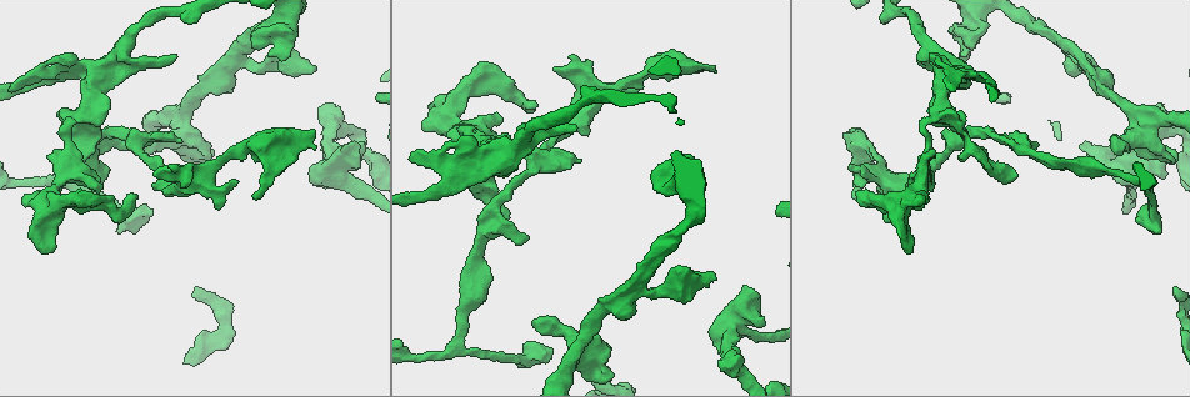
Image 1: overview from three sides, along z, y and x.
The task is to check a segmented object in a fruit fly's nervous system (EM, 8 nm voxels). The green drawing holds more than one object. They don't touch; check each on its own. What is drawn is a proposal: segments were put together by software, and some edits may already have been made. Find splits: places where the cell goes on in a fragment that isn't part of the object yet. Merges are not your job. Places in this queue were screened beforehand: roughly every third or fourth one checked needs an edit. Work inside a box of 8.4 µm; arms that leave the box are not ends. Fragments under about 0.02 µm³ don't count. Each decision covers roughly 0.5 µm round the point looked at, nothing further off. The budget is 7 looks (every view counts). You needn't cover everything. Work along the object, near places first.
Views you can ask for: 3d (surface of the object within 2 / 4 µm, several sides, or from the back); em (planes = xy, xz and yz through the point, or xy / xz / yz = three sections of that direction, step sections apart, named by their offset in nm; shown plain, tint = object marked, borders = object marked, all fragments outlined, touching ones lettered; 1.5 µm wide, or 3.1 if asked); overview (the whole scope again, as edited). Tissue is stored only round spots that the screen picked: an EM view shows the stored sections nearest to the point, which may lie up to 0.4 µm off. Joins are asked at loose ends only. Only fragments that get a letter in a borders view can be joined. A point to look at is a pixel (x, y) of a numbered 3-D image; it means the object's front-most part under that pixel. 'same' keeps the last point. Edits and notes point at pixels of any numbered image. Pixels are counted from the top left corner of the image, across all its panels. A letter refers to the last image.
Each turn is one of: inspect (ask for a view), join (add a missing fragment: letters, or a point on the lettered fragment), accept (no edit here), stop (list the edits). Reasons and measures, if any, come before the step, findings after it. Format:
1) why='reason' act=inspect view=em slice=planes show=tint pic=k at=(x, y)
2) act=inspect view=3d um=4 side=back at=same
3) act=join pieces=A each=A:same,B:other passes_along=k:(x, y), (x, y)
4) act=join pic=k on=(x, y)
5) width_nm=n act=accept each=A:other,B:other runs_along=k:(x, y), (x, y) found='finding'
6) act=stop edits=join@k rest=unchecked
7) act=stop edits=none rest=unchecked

act=inspect view=3d um=2 pic=1 at=(124, 229)

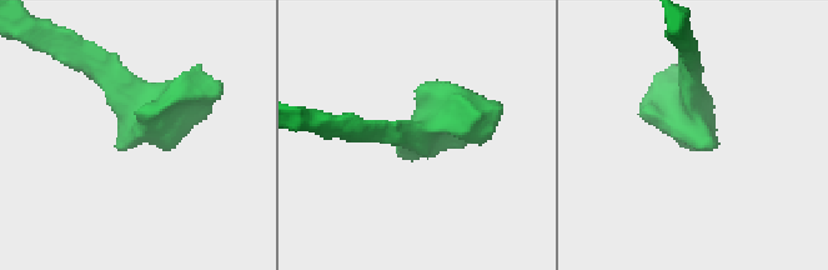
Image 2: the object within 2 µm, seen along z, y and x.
why='need the tissue' act=inspect view=em slice=yz step=8 show=borders pic=2 at=(715, 144)

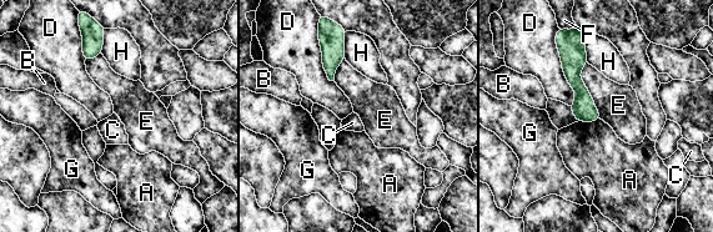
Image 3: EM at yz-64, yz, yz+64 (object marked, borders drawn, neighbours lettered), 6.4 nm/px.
act=accept each=A:other,B:other,C:other,D:other,E:other,F:other,G:other,H:other border=3:(587, 62), (580, 77), (601, 119) found='none of them fits'

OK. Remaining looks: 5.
why='an open end' act=inspect view=3d um=2 pic=1 at=(913, 247)

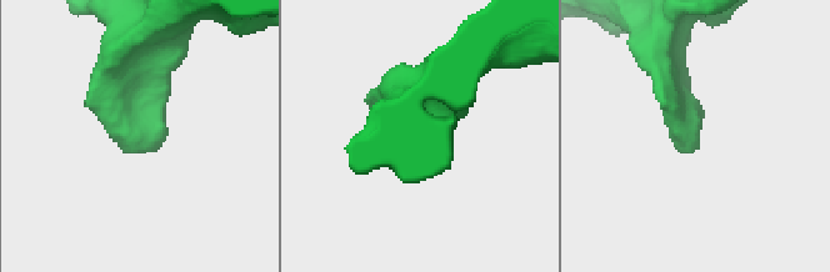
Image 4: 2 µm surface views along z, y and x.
act=inspect view=em slice=planes show=plain pic=4 at=(692, 135)

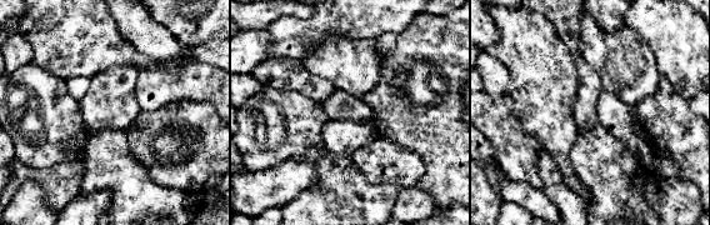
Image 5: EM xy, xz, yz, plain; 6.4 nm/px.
why='see the neighbours' act=inspect view=em slice=planes show=borders at=same

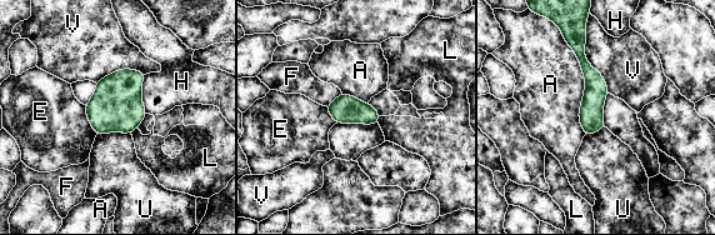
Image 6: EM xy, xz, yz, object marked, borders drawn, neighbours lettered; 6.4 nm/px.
act=accept each=A:other,E:other,F:other,H:other,L:other,U:other,V:other runs_along=6:(578, 43), (591, 75), (588, 131) found='no lettered fragment goes on from it'

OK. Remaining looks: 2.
why='free end' act=inspect view=em slice=planes show=borders pic=1 at=(155, 175)

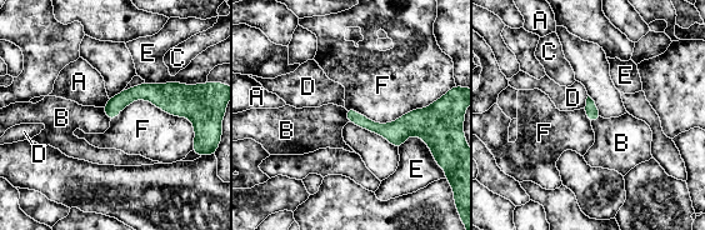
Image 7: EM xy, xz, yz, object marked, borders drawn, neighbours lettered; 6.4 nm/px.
act=accept each=A:other,B:other,C:other,D:other,E:other,F:other border=7:(103, 108), (110, 120) found='no lettered fragment goes on from it'

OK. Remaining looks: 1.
act=stop edits=none rest=unchecked

